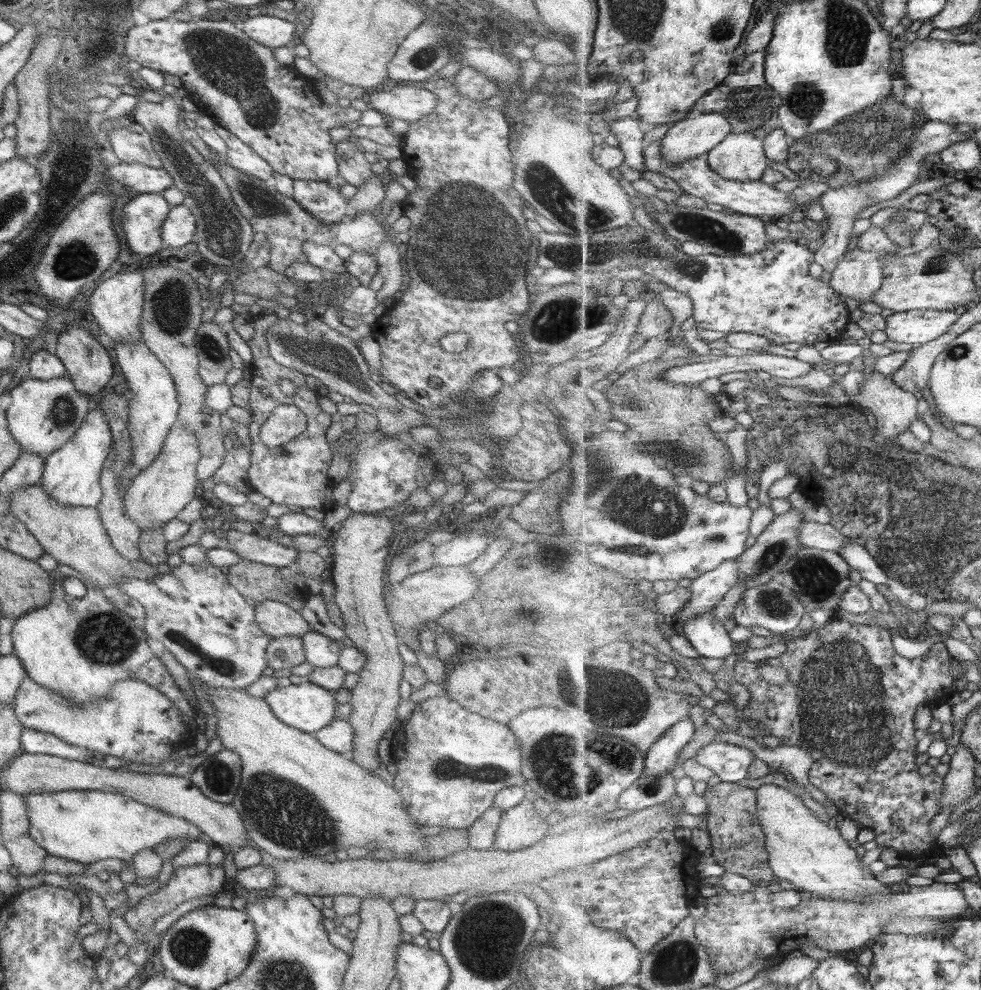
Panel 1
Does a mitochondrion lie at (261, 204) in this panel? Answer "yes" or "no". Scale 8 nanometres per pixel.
yes

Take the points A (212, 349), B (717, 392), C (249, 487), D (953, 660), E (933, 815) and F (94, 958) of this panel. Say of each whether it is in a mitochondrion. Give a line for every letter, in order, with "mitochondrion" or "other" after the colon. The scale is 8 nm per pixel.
A: mitochondrion
B: other
C: other
D: other
E: other
F: other

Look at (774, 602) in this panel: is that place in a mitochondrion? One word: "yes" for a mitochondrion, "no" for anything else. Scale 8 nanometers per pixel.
yes

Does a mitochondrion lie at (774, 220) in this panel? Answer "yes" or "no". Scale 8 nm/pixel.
no

